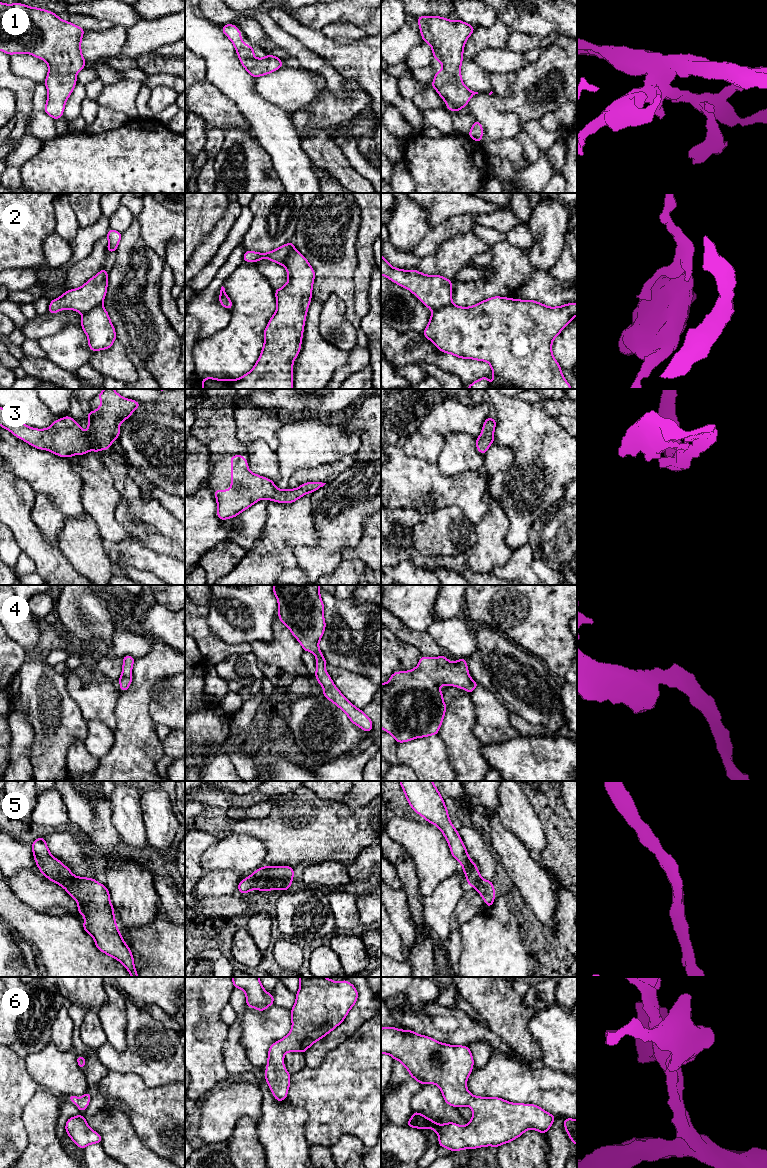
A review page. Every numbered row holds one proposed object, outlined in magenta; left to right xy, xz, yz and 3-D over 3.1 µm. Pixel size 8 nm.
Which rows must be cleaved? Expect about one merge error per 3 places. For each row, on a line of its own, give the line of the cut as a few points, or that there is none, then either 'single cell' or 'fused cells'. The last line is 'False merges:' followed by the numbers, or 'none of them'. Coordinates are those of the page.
1: no cut; single cell
2: cut in yz along (452, 303), (432, 311); fused cells
3: no cut; single cell
4: no cut; single cell
5: no cut; single cell
6: no cut; single cell
False merges: 2

